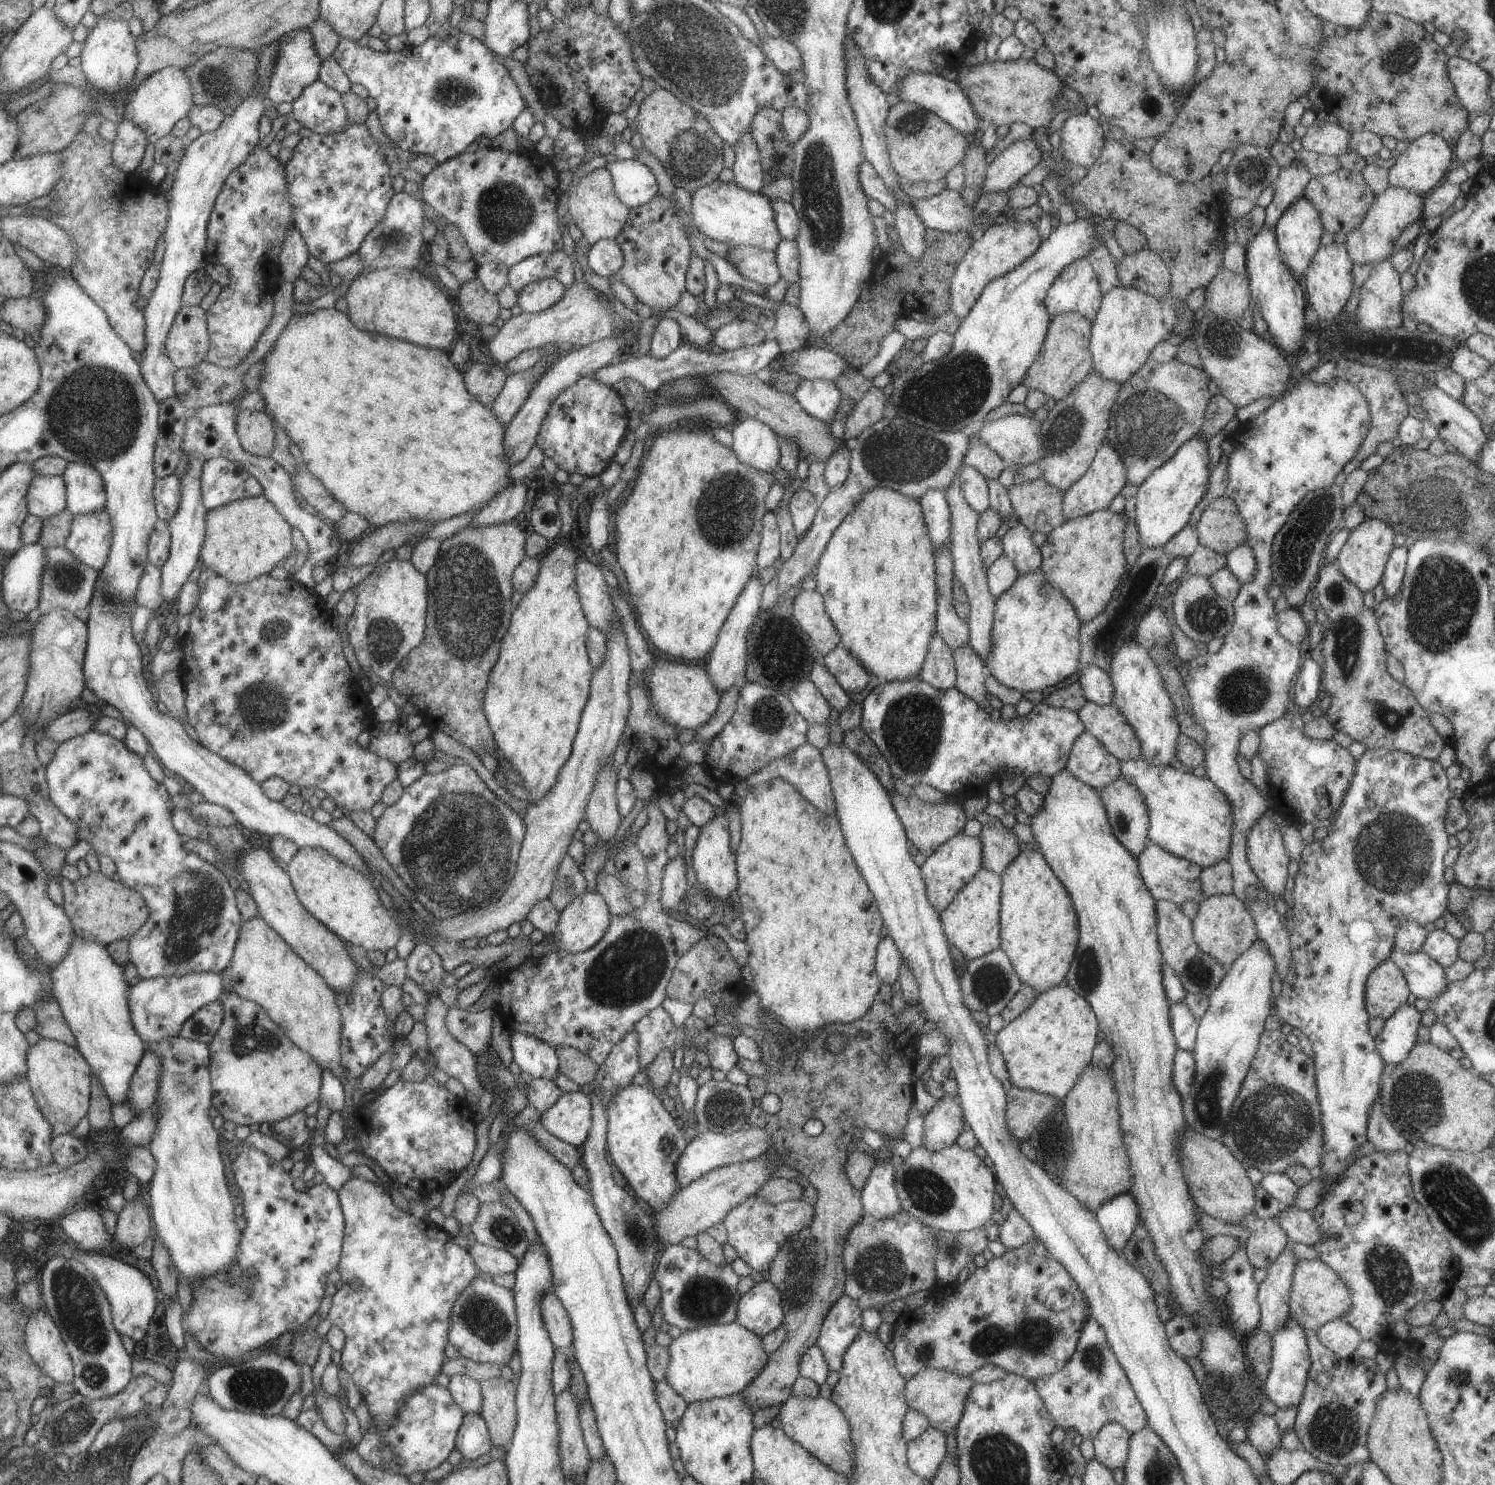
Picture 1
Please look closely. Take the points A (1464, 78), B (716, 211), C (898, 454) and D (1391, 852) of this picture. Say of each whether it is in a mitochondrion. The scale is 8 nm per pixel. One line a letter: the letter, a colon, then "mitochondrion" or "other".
A: other
B: other
C: mitochondrion
D: mitochondrion

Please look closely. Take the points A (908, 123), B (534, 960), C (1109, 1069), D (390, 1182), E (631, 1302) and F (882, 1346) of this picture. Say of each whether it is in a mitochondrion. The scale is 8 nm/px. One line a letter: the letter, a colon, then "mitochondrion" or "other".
A: mitochondrion
B: other
C: other
D: other
E: other
F: other

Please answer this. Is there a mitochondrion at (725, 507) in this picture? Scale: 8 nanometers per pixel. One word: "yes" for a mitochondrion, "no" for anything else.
yes

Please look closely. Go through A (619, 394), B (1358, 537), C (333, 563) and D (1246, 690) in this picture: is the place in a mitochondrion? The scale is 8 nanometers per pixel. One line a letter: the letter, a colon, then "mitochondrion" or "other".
A: other
B: other
C: other
D: mitochondrion

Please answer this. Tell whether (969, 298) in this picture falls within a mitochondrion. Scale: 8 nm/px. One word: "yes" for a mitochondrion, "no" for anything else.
no

